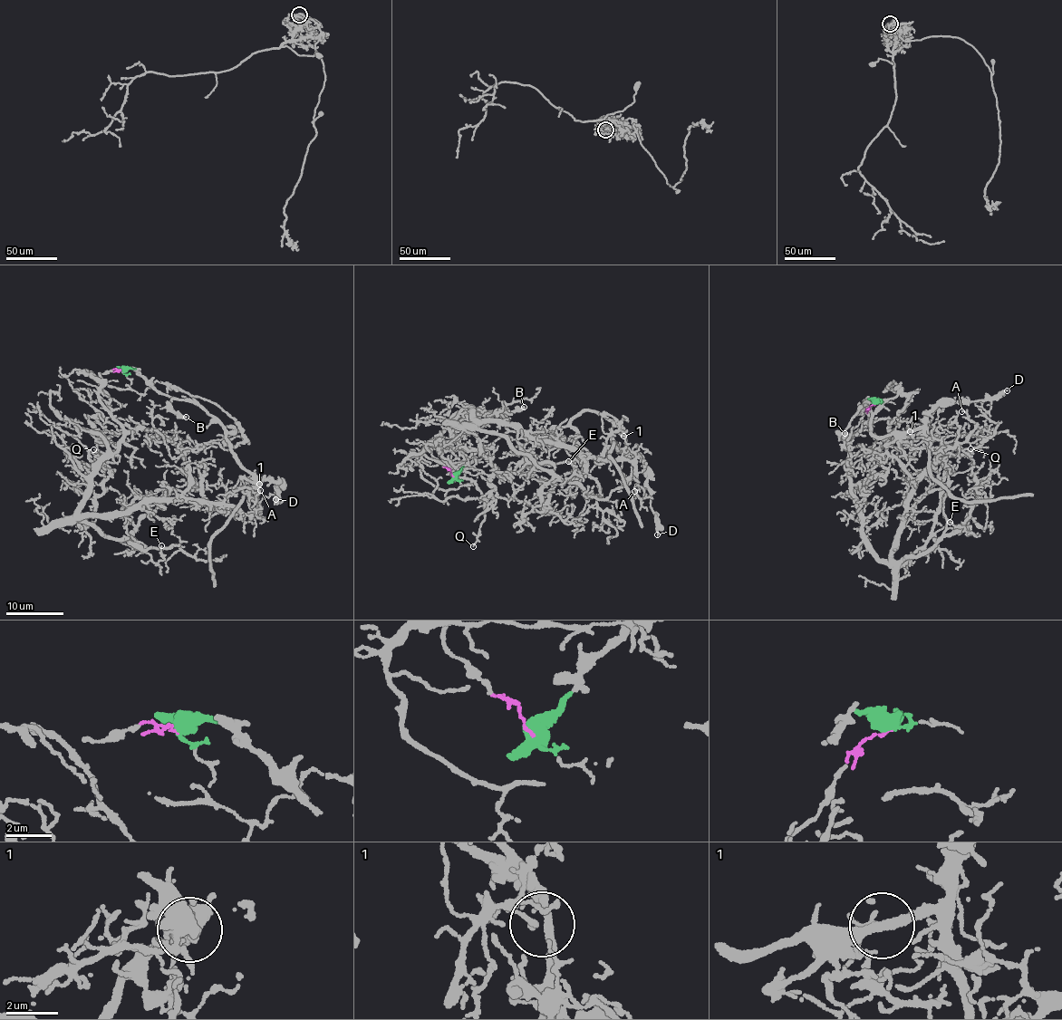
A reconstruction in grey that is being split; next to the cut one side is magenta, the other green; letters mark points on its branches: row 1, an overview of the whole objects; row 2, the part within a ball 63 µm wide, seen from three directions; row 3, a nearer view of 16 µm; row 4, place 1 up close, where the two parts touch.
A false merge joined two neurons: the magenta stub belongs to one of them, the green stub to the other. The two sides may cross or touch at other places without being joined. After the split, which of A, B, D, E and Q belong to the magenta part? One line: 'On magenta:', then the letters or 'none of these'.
On magenta: A, E, Q

